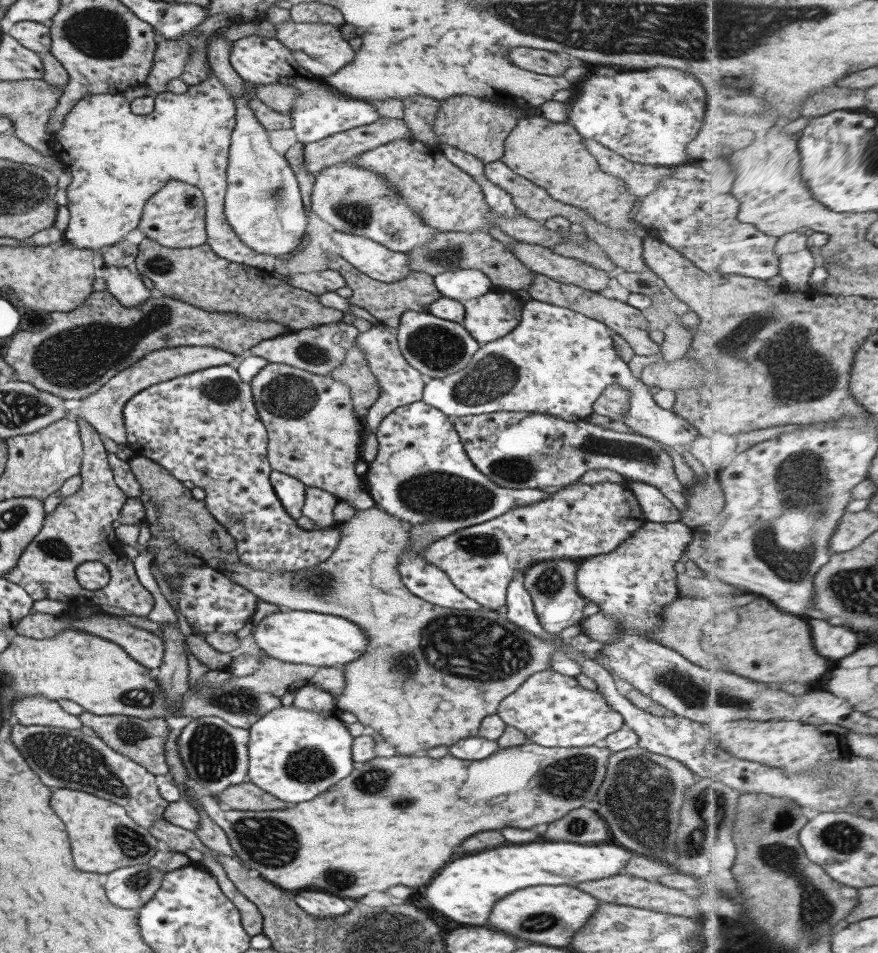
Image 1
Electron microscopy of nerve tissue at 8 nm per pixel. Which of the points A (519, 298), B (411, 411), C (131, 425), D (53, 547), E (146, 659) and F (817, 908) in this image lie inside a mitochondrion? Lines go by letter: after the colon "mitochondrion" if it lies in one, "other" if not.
A: other
B: other
C: other
D: mitochondrion
E: other
F: mitochondrion

